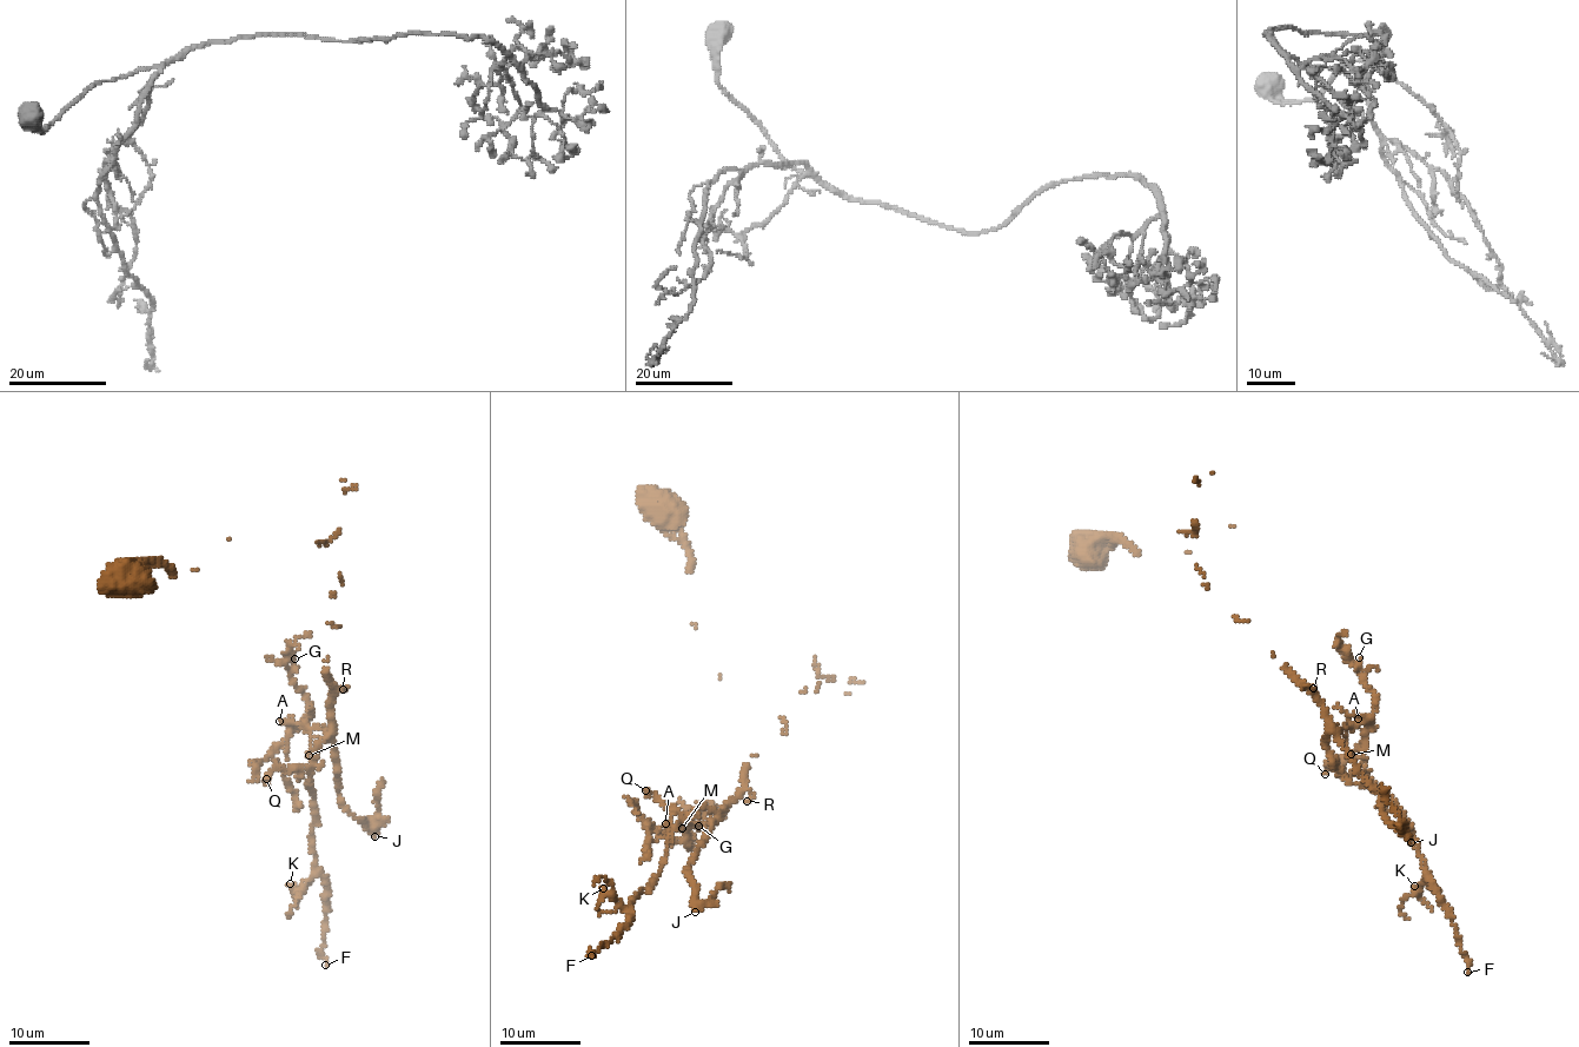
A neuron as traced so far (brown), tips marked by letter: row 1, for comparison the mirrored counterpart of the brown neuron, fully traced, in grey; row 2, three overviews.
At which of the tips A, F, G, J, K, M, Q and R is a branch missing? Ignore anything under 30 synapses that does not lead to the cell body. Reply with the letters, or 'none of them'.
J

